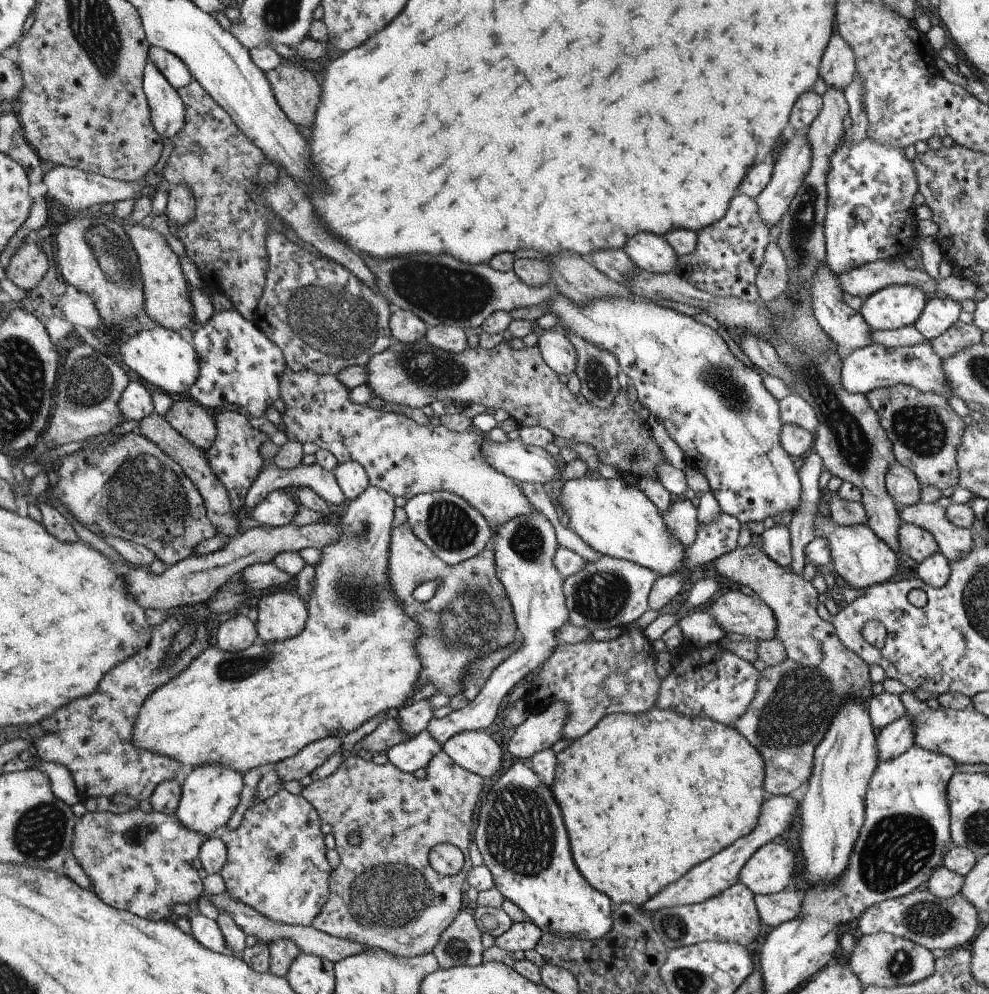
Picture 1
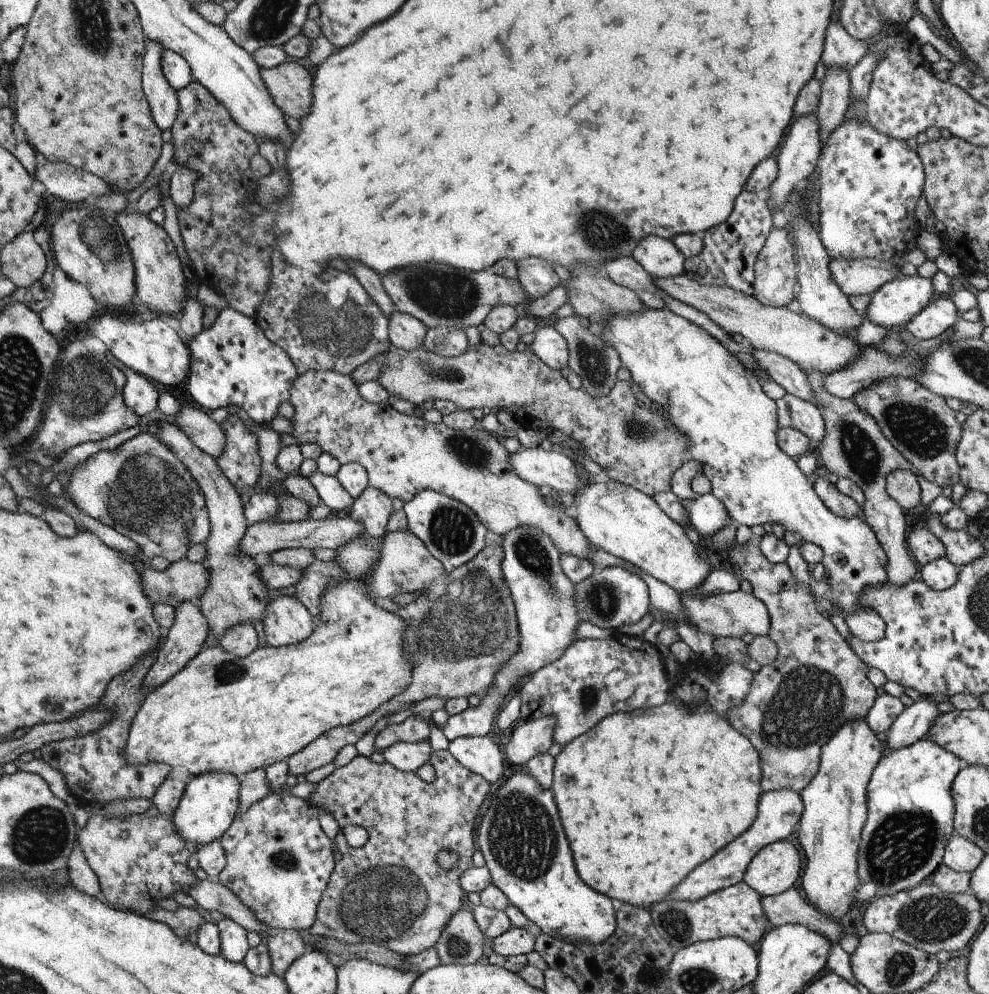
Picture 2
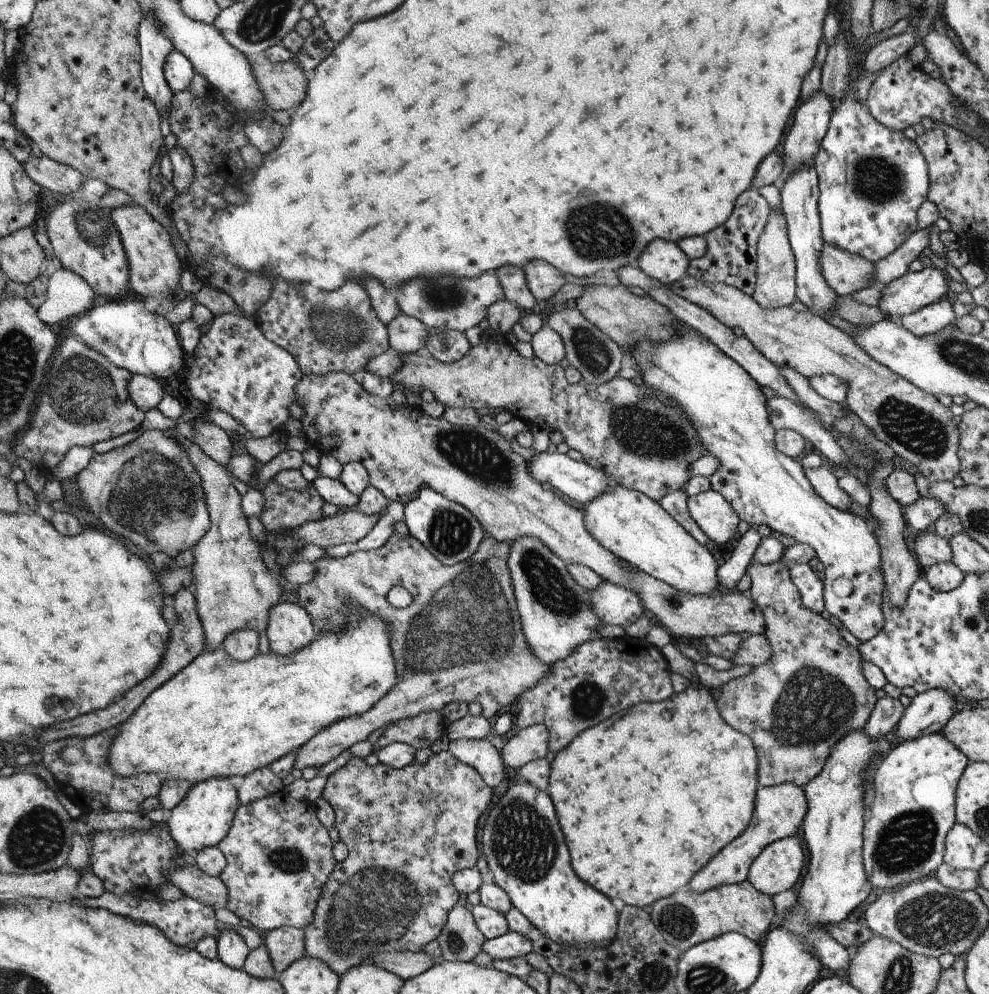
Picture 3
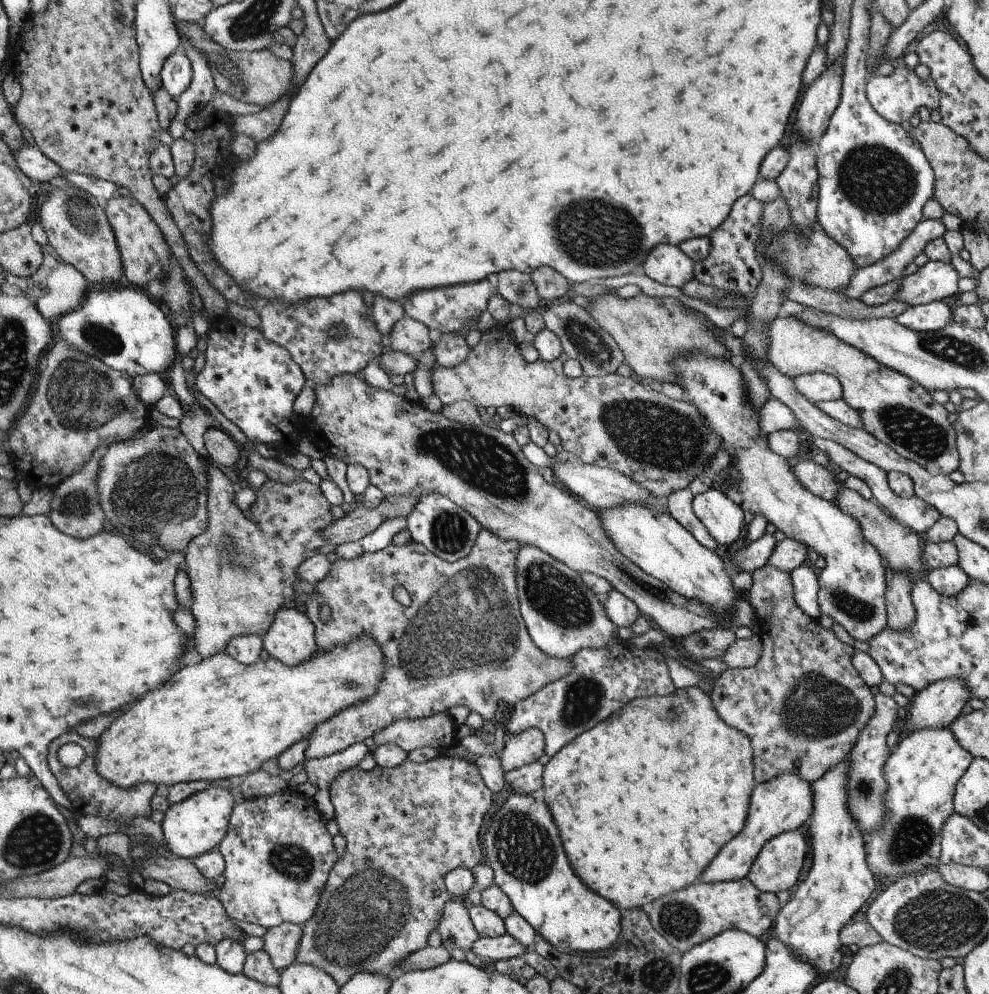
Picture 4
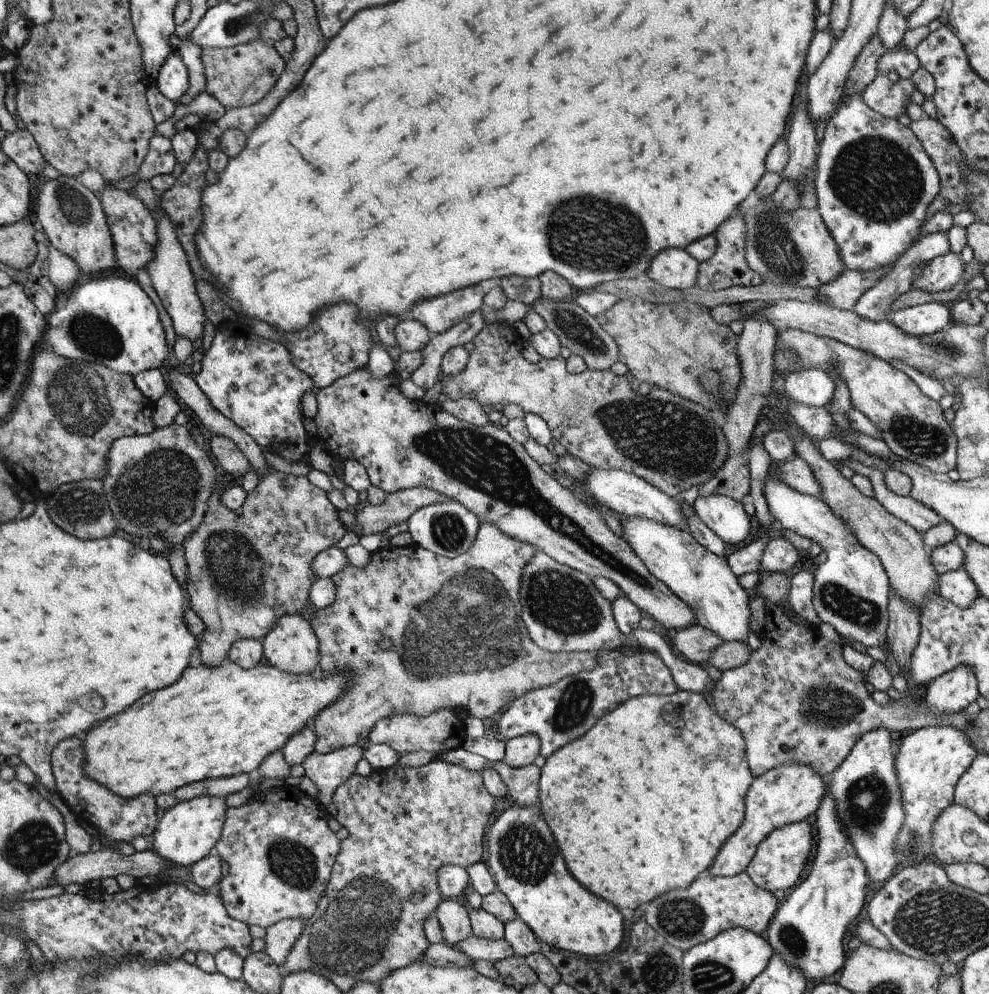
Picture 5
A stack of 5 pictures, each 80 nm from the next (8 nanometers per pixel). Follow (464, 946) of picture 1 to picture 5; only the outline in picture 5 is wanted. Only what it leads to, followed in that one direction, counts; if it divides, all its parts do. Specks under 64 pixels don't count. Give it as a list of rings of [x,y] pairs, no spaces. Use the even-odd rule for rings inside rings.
[[[457,899],[445,900],[440,904],[435,917],[439,920],[443,942],[448,947],[456,949],[458,944],[473,936],[468,910]]]

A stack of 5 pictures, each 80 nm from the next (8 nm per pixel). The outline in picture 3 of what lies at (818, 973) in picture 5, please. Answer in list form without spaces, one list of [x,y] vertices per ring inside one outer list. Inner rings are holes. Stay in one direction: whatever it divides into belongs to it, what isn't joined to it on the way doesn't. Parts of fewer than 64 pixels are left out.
[[[864,729],[848,731],[832,746],[823,769],[802,788],[807,798],[802,832],[811,864],[797,896],[797,904],[777,925],[796,933],[811,946],[823,966],[841,976],[849,971],[851,960],[848,951],[821,926],[842,922],[873,889],[862,858],[863,828],[869,805],[868,796],[865,796],[865,772],[878,756],[885,756],[891,751],[890,743],[886,737],[875,739],[868,736]]]

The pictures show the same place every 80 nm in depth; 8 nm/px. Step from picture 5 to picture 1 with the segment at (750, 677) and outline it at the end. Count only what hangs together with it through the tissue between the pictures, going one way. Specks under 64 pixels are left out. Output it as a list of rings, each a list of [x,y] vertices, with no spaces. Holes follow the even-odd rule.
[[[748,545],[746,548],[740,548],[739,546],[732,552],[726,553],[721,557],[718,557],[714,562],[713,568],[720,576],[724,576],[726,580],[734,582],[734,584],[740,584],[740,586],[749,586],[758,594],[758,596],[772,609],[774,616],[777,620],[777,635],[776,639],[780,639],[782,644],[785,646],[787,655],[786,660],[781,662],[779,665],[770,667],[768,666],[765,670],[760,672],[760,678],[758,688],[750,706],[747,711],[737,720],[734,728],[742,733],[742,736],[746,740],[757,748],[763,756],[765,762],[765,779],[764,779],[764,790],[766,792],[766,799],[770,797],[777,797],[778,795],[788,795],[790,792],[794,792],[802,782],[809,779],[811,770],[813,769],[813,756],[816,747],[822,742],[824,735],[826,734],[827,728],[835,715],[835,712],[839,709],[839,706],[846,700],[849,699],[850,695],[856,695],[860,697],[866,704],[870,697],[872,697],[871,681],[869,675],[869,668],[867,662],[864,662],[855,652],[852,652],[849,648],[844,646],[844,643],[838,638],[834,625],[828,621],[824,621],[818,615],[816,608],[818,608],[818,592],[810,581],[804,579],[803,575],[796,574],[790,567],[782,568],[779,564],[776,564],[763,550],[762,548],[754,545]]]

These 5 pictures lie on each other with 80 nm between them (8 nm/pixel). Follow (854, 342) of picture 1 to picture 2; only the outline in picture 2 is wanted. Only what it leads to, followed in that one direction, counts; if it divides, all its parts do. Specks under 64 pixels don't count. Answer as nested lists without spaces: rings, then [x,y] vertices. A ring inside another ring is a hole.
[[[796,190],[789,197],[789,201],[784,208],[789,221],[788,225],[793,228],[793,232],[790,233],[790,240],[796,254],[797,287],[795,306],[800,312],[819,322],[828,330],[833,330],[840,336],[850,337],[854,340],[855,330],[863,323],[864,316],[850,304],[847,294],[844,294],[838,284],[835,284],[829,267],[831,263],[830,256],[820,240],[818,229],[814,229],[813,225],[807,220],[810,211],[805,206],[803,197],[800,197]]]

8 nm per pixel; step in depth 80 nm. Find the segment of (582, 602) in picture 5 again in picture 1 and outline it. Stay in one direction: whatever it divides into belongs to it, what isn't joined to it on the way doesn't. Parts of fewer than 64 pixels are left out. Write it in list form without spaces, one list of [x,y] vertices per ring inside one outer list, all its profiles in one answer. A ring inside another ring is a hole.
[[[535,508],[529,515],[507,520],[496,528],[492,550],[496,554],[497,576],[505,585],[517,619],[518,633],[524,636],[523,647],[501,662],[490,675],[478,696],[471,696],[466,707],[453,711],[443,718],[432,717],[427,731],[439,742],[464,731],[484,730],[500,715],[507,694],[522,679],[531,677],[556,650],[555,632],[568,623],[568,611],[563,595],[564,577],[554,566],[553,558],[559,544],[554,526],[542,511]]]

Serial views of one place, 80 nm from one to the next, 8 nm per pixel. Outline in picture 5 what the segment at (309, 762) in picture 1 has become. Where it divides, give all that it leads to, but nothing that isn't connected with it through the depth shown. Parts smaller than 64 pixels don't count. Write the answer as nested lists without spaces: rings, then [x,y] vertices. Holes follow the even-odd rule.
[[[482,522],[481,529],[477,533],[477,539],[474,540],[473,547],[469,552],[464,552],[456,558],[445,558],[441,555],[436,555],[428,549],[424,549],[418,545],[396,548],[386,546],[377,552],[374,552],[368,560],[368,564],[364,568],[356,568],[352,564],[344,566],[340,572],[336,572],[332,576],[332,582],[336,586],[336,598],[332,604],[326,609],[320,609],[317,613],[314,612],[314,619],[310,620],[310,625],[314,629],[318,638],[318,643],[321,646],[321,663],[318,671],[321,676],[334,676],[334,672],[340,670],[350,670],[352,672],[352,684],[348,686],[348,690],[330,706],[326,706],[324,710],[318,712],[318,715],[312,720],[312,728],[316,734],[316,744],[314,751],[319,754],[327,754],[338,748],[345,748],[351,745],[356,745],[360,740],[368,738],[370,732],[374,729],[374,724],[382,718],[394,716],[394,714],[416,714],[416,716],[428,716],[440,708],[465,708],[469,715],[480,719],[490,718],[495,720],[499,716],[500,710],[504,706],[508,706],[518,699],[518,696],[545,688],[550,684],[555,684],[562,678],[569,675],[575,675],[580,672],[588,672],[594,670],[600,664],[600,657],[606,654],[606,650],[598,650],[598,652],[556,652],[552,653],[540,649],[529,636],[525,622],[522,621],[521,615],[521,586],[522,574],[524,574],[526,564],[530,564],[530,560],[534,560],[534,554],[538,550],[533,545],[521,542],[512,536],[506,536],[498,526],[490,524],[490,522]],[[380,640],[392,640],[392,648],[390,650],[382,650],[380,648]]]

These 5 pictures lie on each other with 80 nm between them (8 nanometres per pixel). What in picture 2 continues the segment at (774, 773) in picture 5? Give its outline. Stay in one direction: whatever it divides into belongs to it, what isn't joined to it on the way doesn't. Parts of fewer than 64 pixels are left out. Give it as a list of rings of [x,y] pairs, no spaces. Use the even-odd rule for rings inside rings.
[[[788,789],[763,792],[759,800],[758,816],[751,827],[729,845],[721,848],[705,863],[689,872],[686,878],[669,892],[664,901],[697,901],[709,894],[718,892],[720,889],[739,883],[743,880],[746,867],[761,848],[776,841],[783,841],[792,834],[794,826],[799,823],[803,810],[801,793]]]

